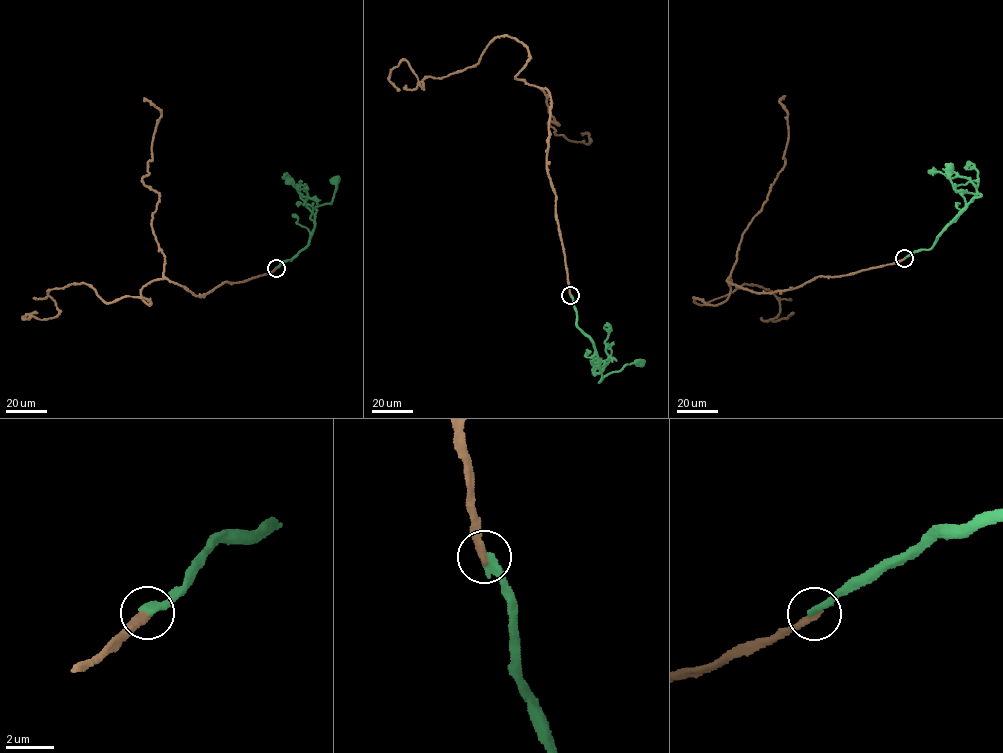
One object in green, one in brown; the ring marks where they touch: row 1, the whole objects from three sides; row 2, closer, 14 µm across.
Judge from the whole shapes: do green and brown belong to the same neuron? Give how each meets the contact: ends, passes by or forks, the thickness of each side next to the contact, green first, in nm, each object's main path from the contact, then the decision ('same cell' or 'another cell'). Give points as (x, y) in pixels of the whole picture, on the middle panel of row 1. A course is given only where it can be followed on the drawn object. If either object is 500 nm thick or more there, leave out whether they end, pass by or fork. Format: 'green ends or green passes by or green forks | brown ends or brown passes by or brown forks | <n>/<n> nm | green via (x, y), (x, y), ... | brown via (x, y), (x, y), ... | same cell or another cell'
green ends | brown ends | 380/360 nm | green via (570, 294), (578, 328), (592, 341), (600, 364), (599, 382), (626, 365), (640, 363) | brown via (570, 294), (550, 95), (514, 78), (527, 49), (495, 37), (422, 88), (403, 59), (399, 89) | another cell

